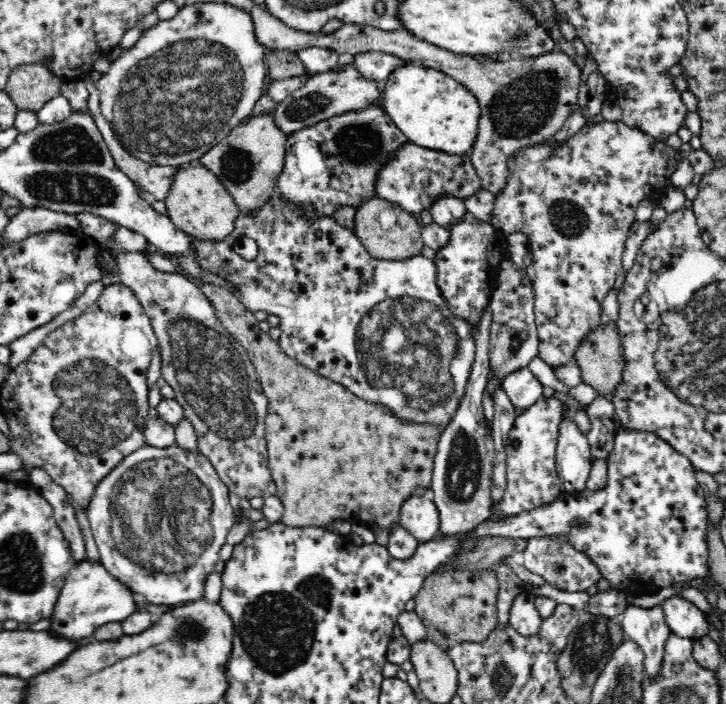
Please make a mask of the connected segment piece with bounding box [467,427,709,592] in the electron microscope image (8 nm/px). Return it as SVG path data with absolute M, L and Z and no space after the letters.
M619 427L614 432L614 450L610 452L606 464L606 488L584 488L578 494L563 491L556 500L550 504L542 504L540 508L520 512L516 516L508 515L496 522L487 519L472 531L468 531L467 536L472 540L482 540L488 536L529 539L546 535L566 535L572 547L586 553L596 563L600 575L610 582L612 588L625 592L652 592L668 588L676 582L708 576L709 518L704 491L696 479L696 471L690 460L653 432L636 432Z

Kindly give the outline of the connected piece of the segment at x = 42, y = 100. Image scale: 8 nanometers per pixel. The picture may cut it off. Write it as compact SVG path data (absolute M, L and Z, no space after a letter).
M47 59L34 64L22 64L14 67L9 74L4 91L19 111L37 113L48 100L60 95L64 80L50 72L47 67L49 62Z

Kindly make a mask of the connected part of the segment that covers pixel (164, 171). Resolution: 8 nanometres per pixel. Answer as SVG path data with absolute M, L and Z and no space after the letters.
M92 70L88 75L86 75L82 80L86 84L86 89L88 90L88 110L90 114L94 117L96 126L100 129L102 133L103 139L106 141L108 145L108 149L110 149L110 153L112 153L112 157L114 157L114 162L118 165L118 169L120 171L125 172L126 175L136 183L136 188L142 188L146 190L146 192L150 192L152 196L156 198L156 201L166 199L168 196L168 192L170 192L170 184L172 184L172 180L174 180L174 174L178 172L179 166L156 166L148 164L139 158L132 156L123 146L122 143L117 139L117 136L114 134L114 131L110 128L110 123L106 120L106 117L101 113L101 108L99 104L99 95L100 90L98 90L95 85L96 82L100 79L101 73L95 70Z

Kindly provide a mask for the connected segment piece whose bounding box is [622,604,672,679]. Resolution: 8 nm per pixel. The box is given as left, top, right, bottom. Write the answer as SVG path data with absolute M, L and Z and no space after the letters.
M629 604L622 613L623 634L642 647L645 674L654 679L662 670L665 644L672 633L665 621L662 606L658 604L643 608Z

